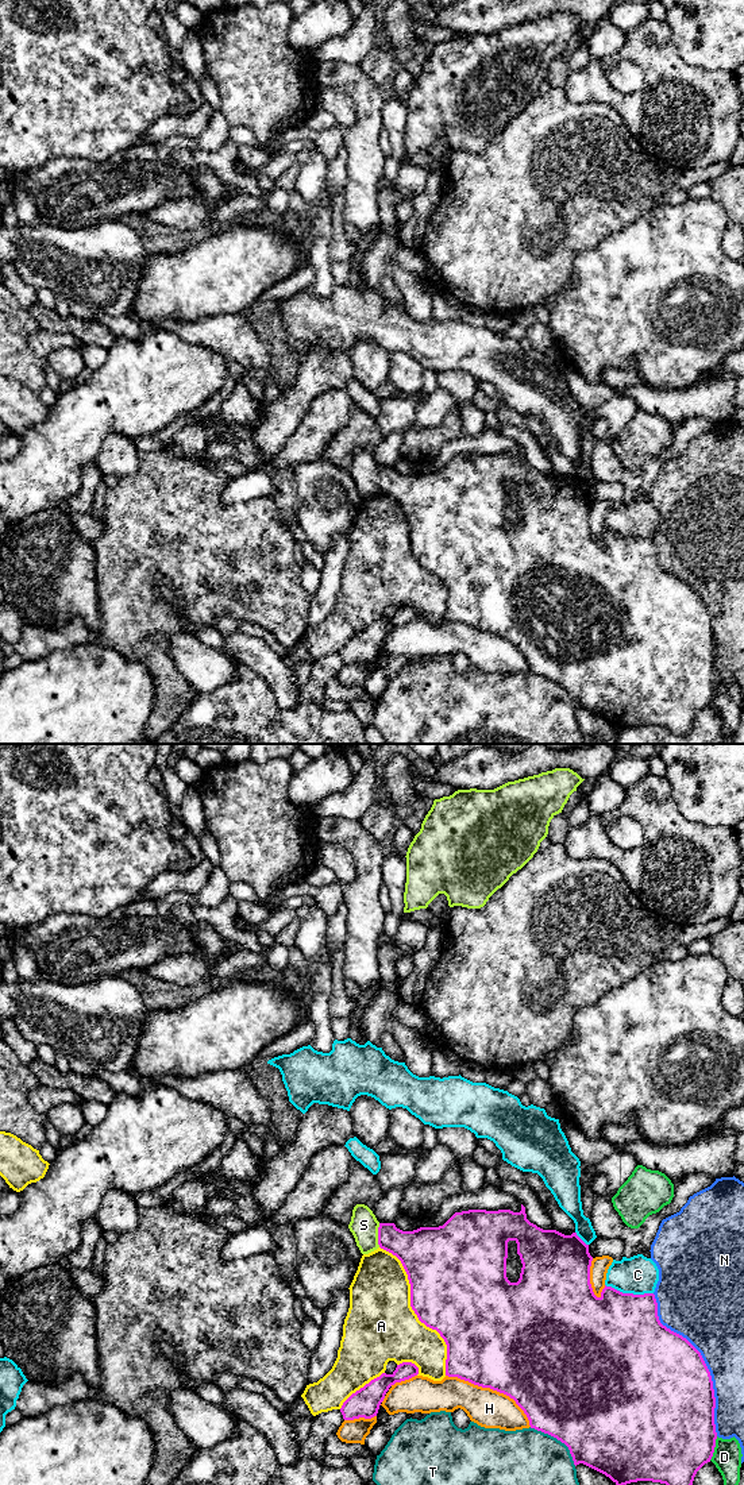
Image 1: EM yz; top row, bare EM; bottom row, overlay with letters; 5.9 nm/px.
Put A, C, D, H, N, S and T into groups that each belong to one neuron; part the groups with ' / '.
A / C / D / H / N / S / T

